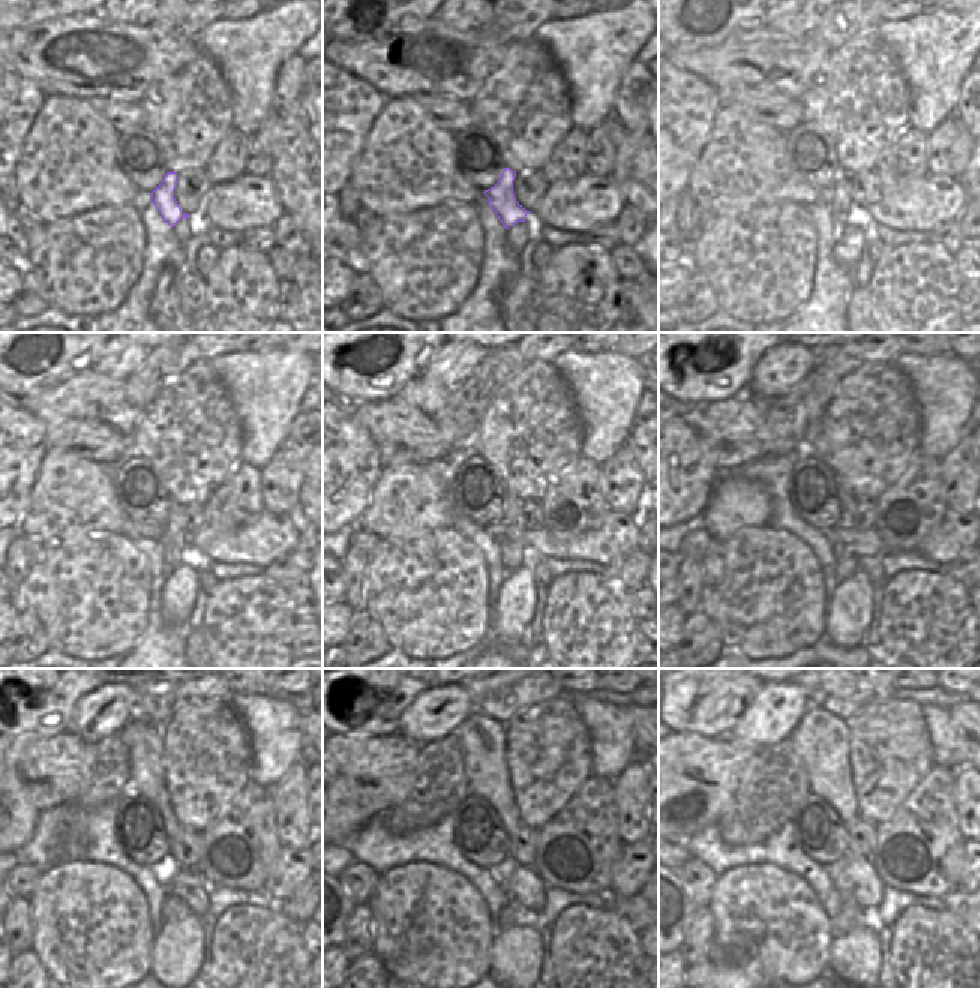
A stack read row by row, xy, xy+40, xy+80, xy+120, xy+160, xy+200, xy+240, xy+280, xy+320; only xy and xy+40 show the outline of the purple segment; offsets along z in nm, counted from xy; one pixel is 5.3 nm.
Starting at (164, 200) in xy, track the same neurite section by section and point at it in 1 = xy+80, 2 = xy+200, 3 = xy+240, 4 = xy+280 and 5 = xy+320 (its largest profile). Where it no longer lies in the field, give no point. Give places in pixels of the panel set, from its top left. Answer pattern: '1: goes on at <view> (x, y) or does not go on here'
1: goes on at xy+80 (844, 210)
2: goes on at xy+200 (847, 562)
3: goes on at xy+240 (174, 909)
4: goes on at xy+280 (512, 913)
5: goes on at xy+320 (851, 915)

